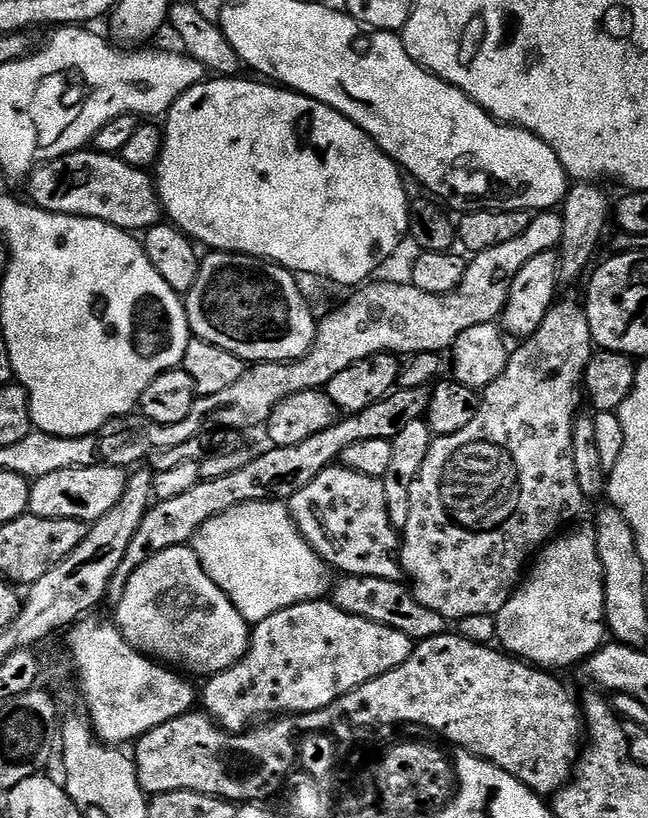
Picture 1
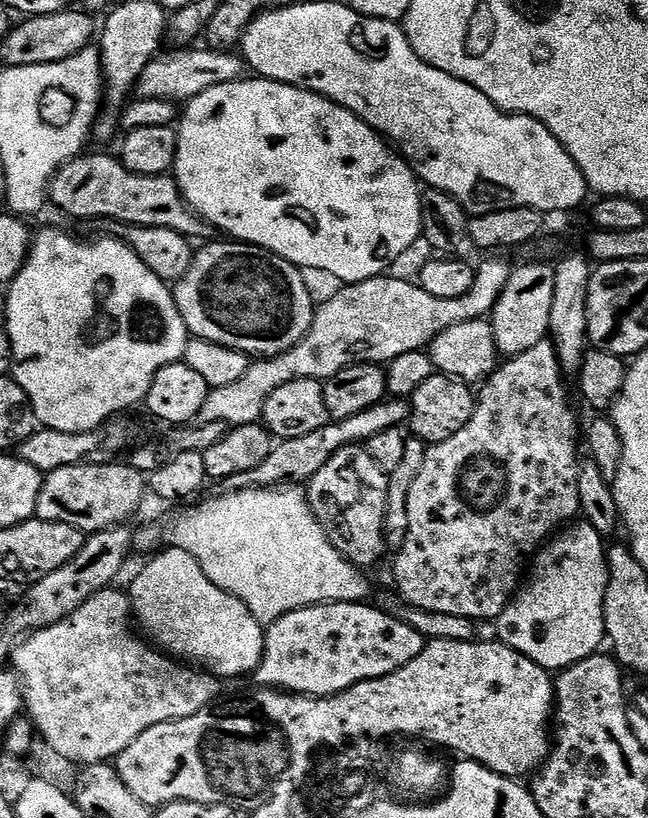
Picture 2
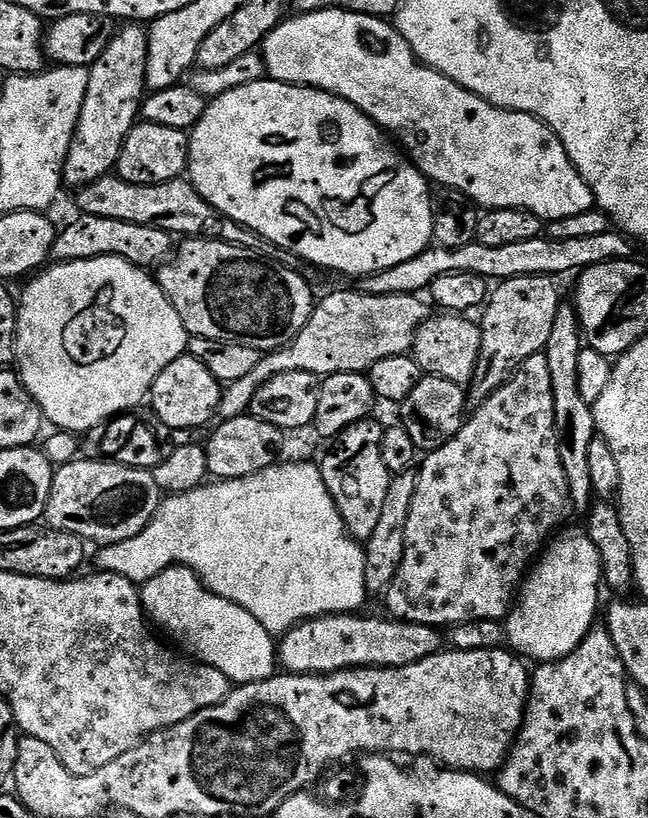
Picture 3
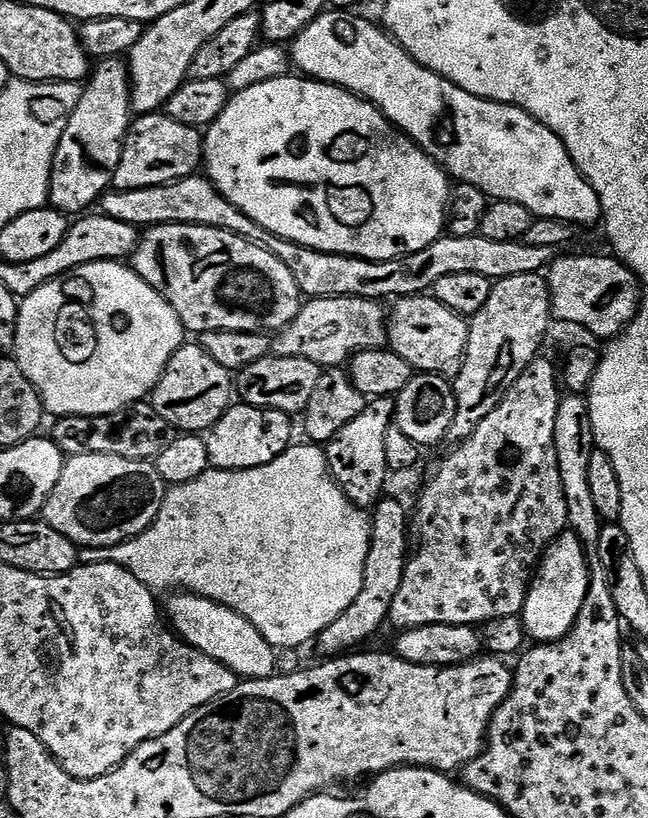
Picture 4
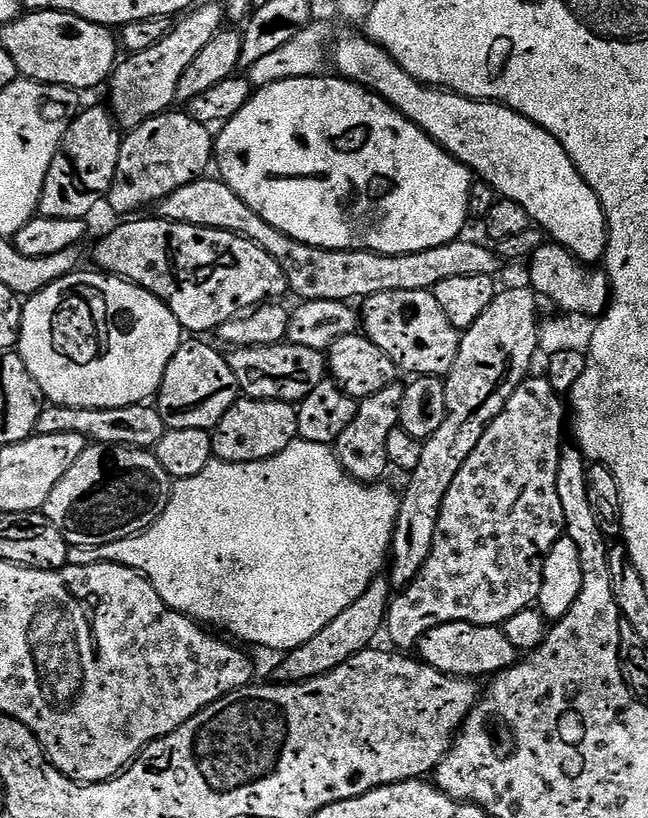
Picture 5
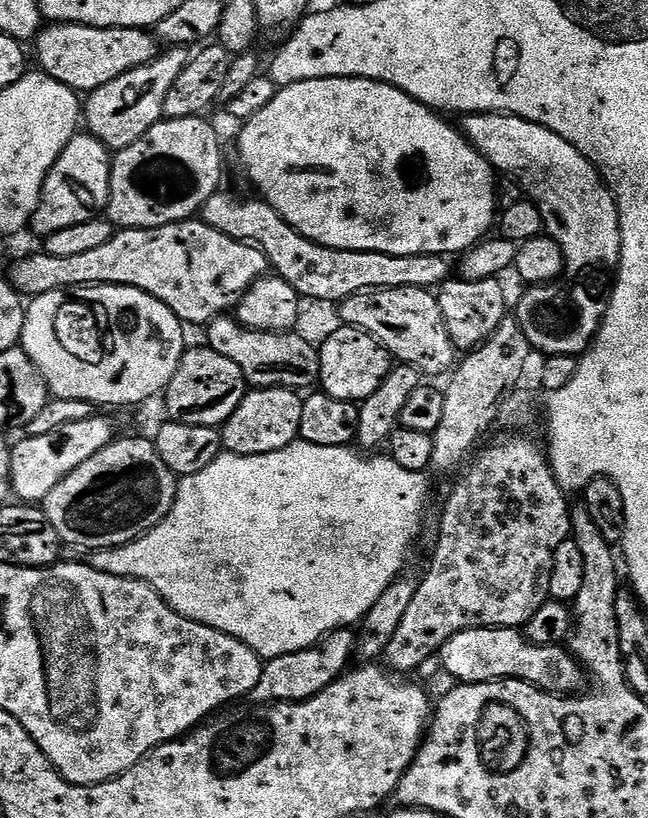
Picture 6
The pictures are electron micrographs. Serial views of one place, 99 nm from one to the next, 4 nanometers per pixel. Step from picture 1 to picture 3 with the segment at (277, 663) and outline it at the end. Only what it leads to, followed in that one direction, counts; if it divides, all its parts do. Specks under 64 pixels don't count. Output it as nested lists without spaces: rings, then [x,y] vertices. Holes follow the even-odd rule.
[[[333,614],[300,621],[279,641],[279,667],[298,676],[328,676],[347,668],[401,668],[422,662],[422,658],[430,658],[445,647],[439,628],[364,615]]]

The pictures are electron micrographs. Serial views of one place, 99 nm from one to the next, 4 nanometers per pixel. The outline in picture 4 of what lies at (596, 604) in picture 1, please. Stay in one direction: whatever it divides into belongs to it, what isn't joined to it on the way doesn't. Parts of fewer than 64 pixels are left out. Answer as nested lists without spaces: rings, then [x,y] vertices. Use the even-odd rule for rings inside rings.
[[[571,530],[561,532],[540,557],[532,582],[528,585],[522,619],[529,641],[553,644],[572,629],[578,610],[582,610],[582,602],[586,602],[588,577],[588,553],[584,544]]]

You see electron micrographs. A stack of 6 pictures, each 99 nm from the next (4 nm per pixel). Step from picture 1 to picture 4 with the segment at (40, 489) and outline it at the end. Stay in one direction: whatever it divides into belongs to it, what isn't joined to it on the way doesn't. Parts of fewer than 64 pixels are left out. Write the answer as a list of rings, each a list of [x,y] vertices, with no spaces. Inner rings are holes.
[[[93,452],[68,456],[62,478],[58,478],[58,486],[54,486],[50,498],[44,503],[42,519],[45,524],[54,526],[58,534],[66,534],[66,538],[70,538],[80,548],[109,548],[142,534],[152,525],[154,518],[158,518],[158,510],[162,510],[165,491],[162,474],[158,474],[151,460],[131,460],[118,458],[114,454]]]

